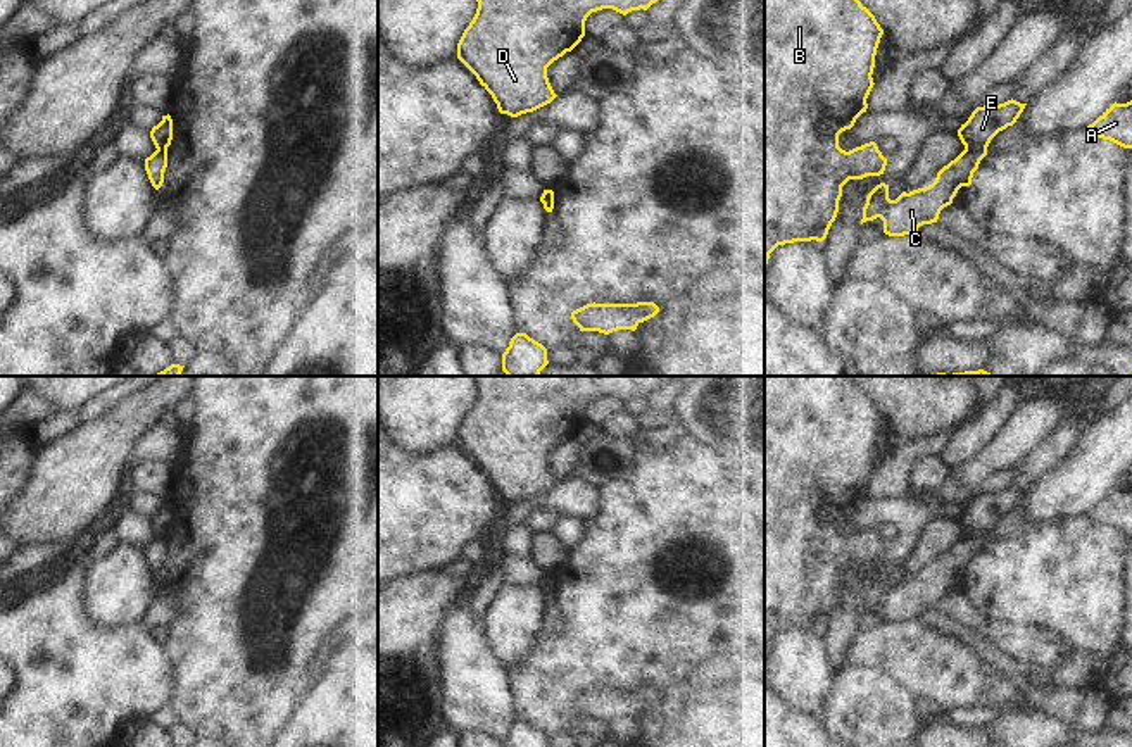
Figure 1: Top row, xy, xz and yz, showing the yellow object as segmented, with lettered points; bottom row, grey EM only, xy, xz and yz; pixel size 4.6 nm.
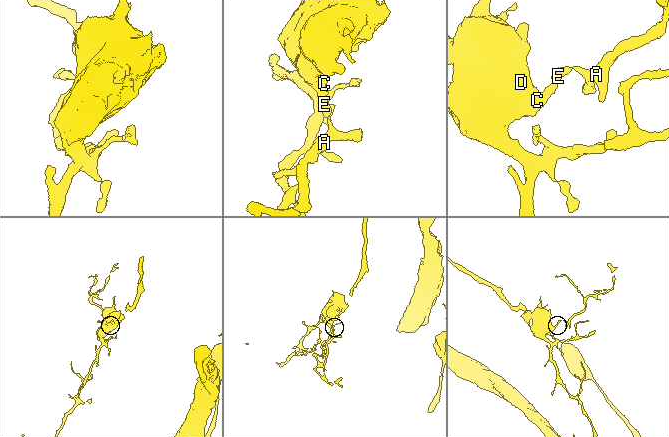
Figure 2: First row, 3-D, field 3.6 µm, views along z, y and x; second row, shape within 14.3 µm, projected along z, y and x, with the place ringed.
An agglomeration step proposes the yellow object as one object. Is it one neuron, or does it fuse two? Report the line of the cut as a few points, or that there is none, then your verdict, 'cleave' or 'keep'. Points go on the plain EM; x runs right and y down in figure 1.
cut yz (986, 533), (965, 535); cleave

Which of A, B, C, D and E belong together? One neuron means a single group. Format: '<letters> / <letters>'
A E / B C D

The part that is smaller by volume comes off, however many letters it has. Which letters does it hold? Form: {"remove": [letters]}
{"remove": ["A", "E"]}

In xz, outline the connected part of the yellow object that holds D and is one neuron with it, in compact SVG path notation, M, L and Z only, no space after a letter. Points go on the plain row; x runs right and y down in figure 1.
M475 376L478 395L457 430L457 445L492 481L500 500L518 504L557 483L547 454L582 428L592 399L613 395L626 402L647 397L676 378L680 376Z

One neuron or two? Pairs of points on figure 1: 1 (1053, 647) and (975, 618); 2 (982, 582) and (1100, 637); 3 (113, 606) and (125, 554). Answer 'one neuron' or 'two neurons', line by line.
1: one neuron
2: one neuron
3: one neuron

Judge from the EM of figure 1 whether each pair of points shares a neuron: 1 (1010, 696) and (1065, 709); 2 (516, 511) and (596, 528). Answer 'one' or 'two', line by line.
1: two
2: two

